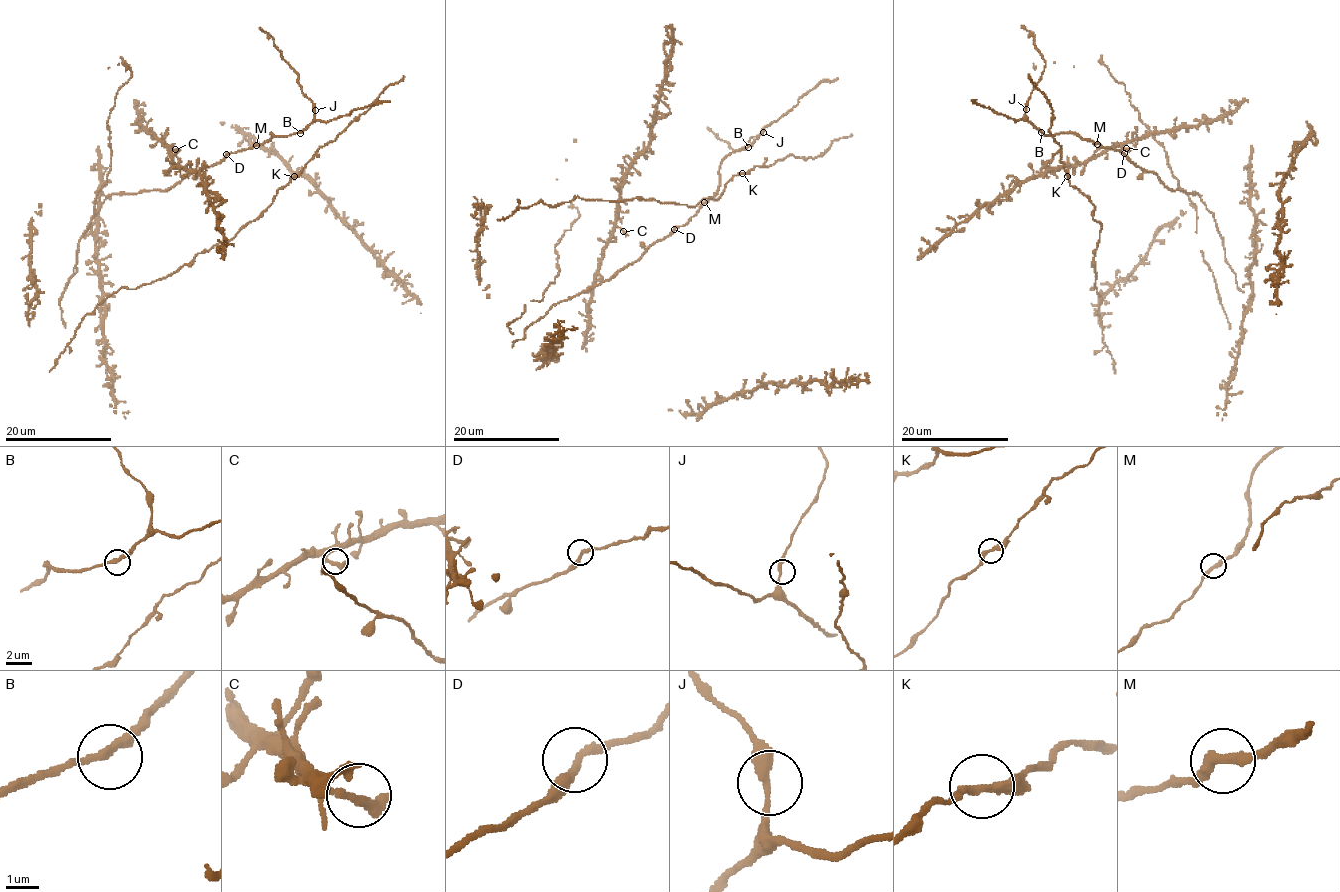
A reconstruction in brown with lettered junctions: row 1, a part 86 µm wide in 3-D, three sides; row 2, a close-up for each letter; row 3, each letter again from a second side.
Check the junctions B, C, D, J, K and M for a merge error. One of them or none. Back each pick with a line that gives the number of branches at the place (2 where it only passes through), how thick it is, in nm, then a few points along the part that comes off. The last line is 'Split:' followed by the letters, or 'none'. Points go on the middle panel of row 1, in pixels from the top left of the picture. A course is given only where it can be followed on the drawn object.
Split: none

